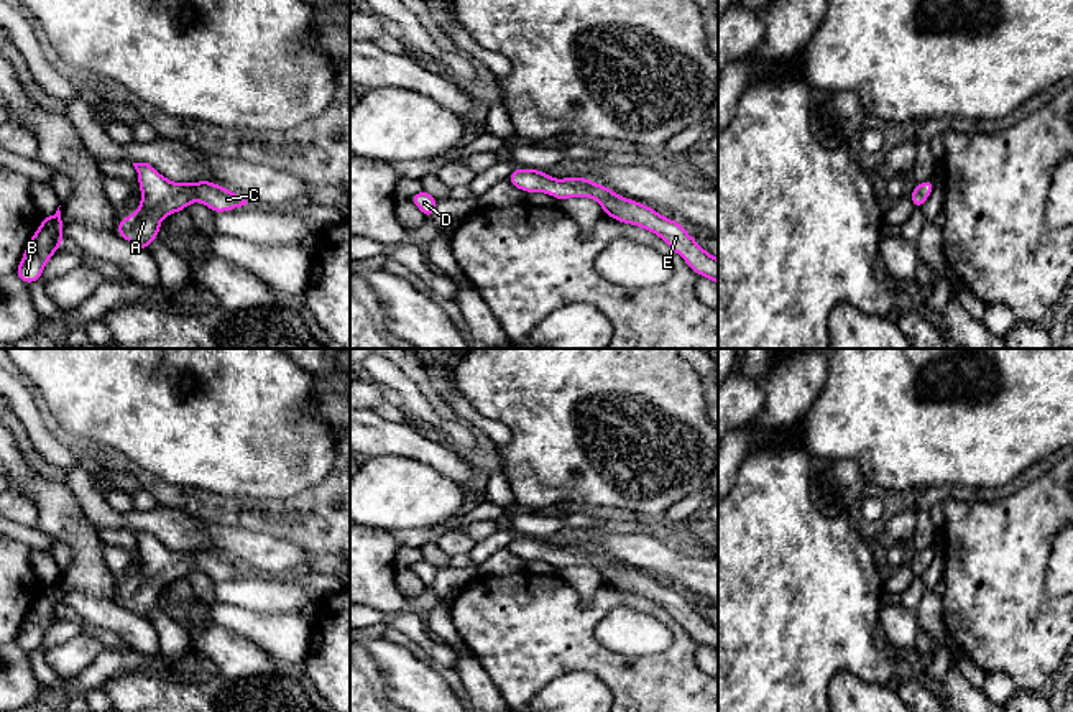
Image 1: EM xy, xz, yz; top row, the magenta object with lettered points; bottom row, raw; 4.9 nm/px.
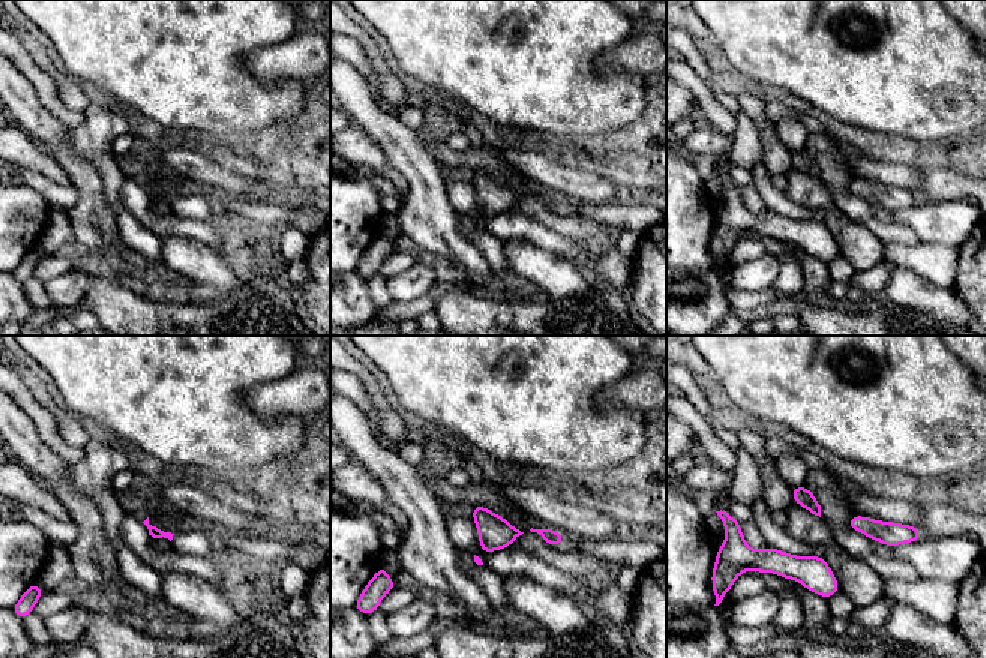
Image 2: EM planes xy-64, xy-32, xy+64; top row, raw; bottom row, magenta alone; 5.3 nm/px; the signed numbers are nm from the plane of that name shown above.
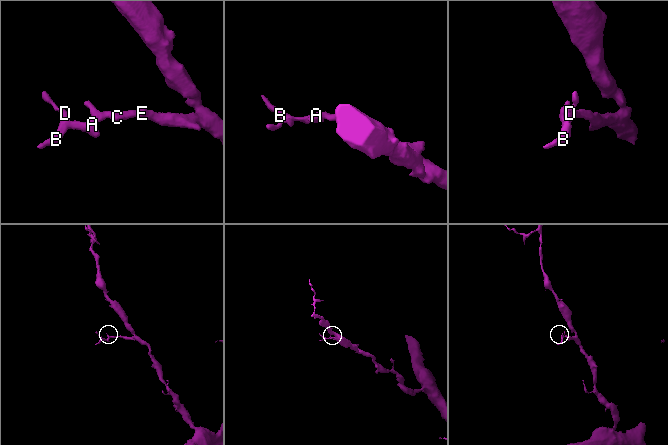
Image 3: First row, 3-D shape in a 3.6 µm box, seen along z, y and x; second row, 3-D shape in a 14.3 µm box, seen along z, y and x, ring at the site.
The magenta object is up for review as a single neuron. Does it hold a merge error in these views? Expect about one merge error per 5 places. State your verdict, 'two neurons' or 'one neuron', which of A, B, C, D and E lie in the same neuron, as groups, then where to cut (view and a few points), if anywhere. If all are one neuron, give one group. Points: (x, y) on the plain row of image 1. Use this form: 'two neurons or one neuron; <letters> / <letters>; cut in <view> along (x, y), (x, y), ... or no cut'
one neuron; A B C D E; no cut

